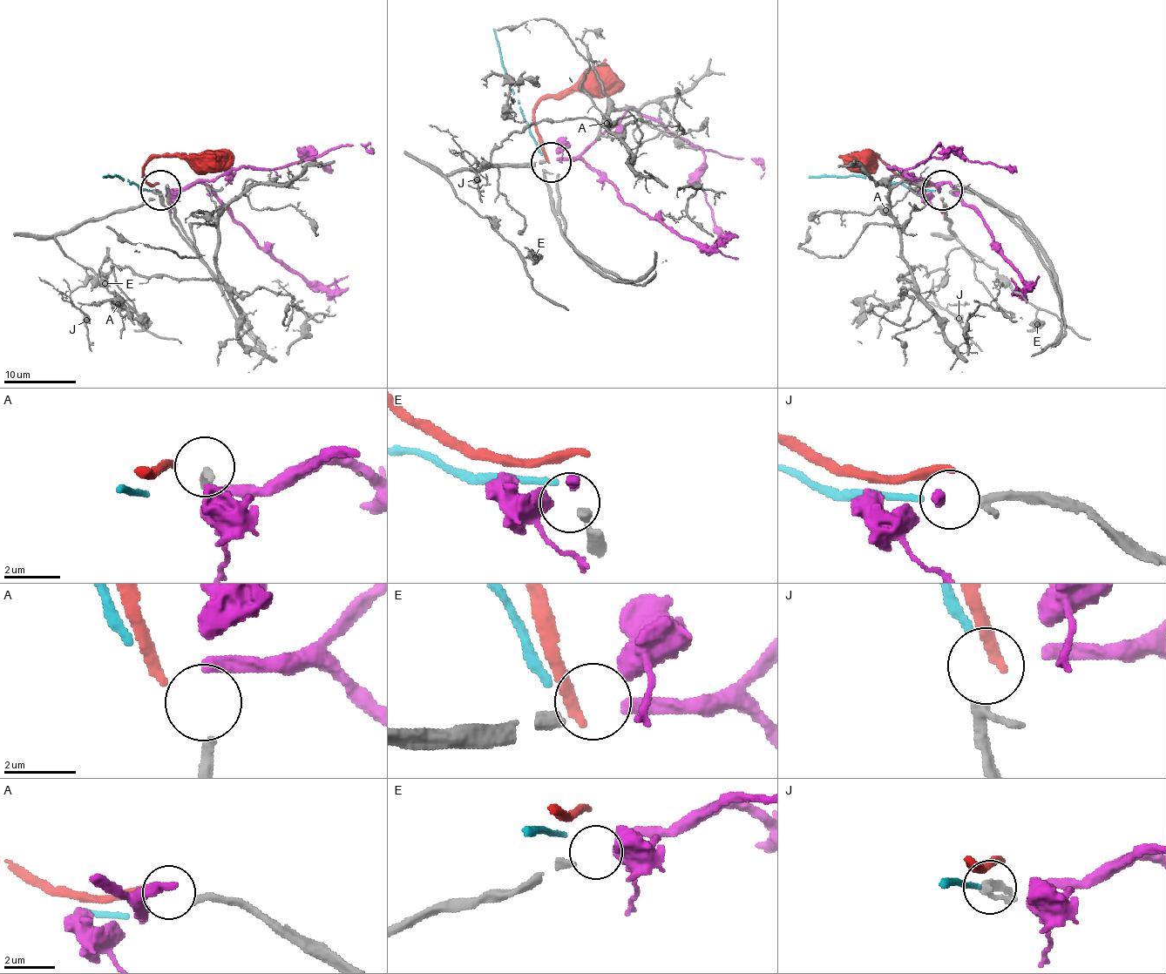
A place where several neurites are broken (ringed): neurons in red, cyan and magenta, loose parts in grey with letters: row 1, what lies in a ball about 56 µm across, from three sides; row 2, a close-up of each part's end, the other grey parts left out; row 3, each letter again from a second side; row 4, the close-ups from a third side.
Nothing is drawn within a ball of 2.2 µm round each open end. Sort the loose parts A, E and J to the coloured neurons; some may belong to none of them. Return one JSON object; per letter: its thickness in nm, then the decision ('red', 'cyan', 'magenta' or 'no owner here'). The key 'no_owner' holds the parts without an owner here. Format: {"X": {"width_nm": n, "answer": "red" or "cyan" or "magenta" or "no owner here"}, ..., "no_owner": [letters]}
{"A": {"width_nm": 280, "answer": "no owner here"}, "E": {"width_nm": 360, "answer": "magenta"}, "J": {"width_nm": 260, "answer": "no owner here"}, "no_owner": ["A", "J"]}

